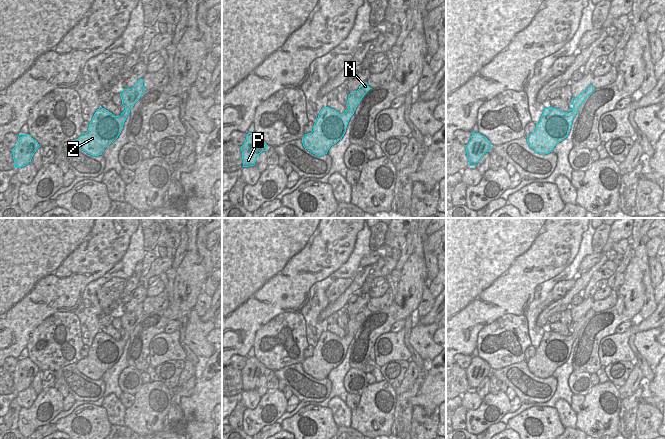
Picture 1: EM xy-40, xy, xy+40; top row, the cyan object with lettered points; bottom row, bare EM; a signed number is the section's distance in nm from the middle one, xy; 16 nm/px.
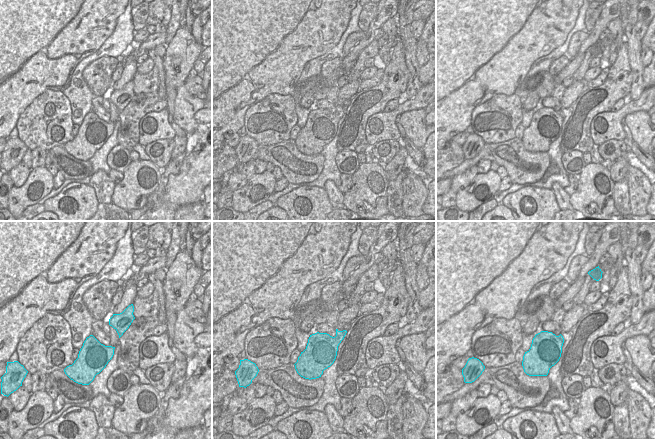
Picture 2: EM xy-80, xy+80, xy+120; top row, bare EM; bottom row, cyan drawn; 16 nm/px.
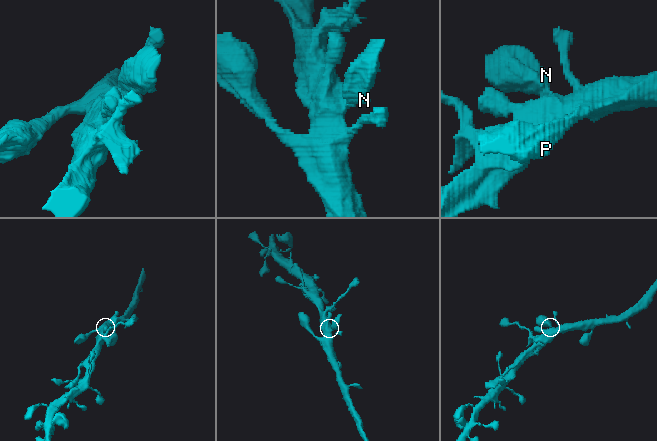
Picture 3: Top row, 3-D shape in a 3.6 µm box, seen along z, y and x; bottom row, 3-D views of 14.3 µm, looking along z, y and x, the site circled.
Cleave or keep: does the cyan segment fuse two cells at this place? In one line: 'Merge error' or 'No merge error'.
No merge error

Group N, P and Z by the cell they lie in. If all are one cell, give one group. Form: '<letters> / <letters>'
N P Z

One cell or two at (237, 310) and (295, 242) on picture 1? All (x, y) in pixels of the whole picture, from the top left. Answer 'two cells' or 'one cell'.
one cell

